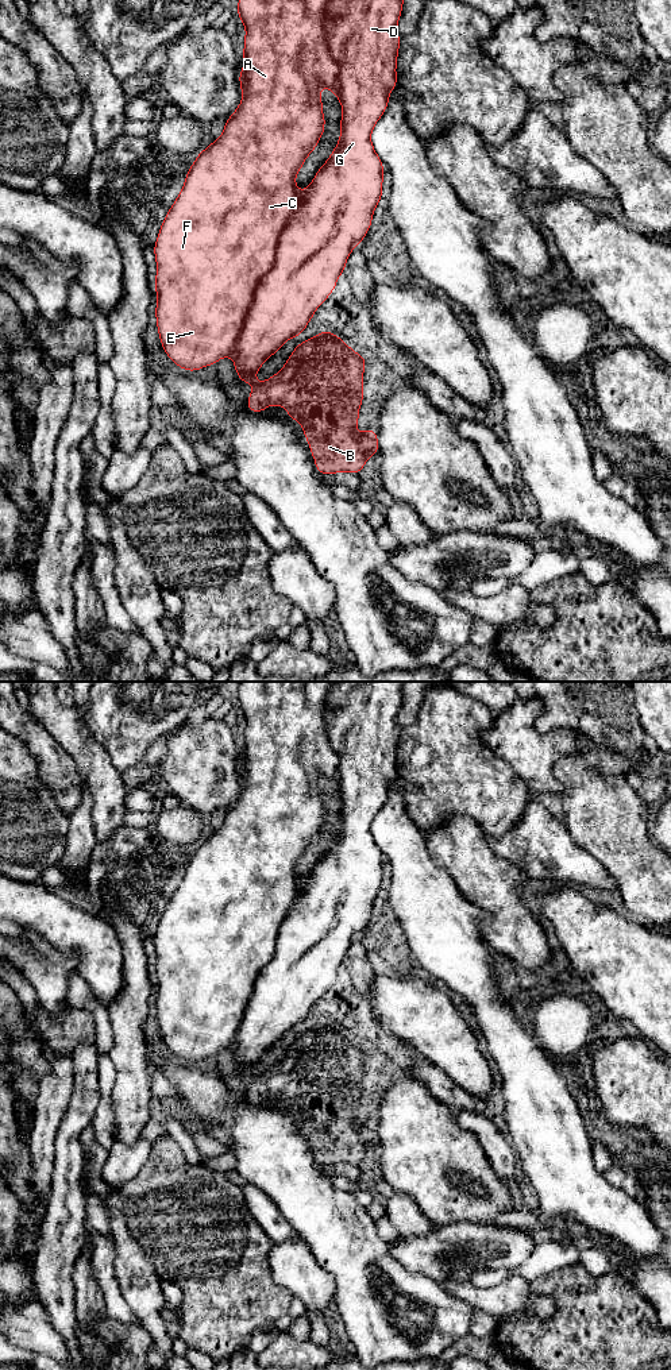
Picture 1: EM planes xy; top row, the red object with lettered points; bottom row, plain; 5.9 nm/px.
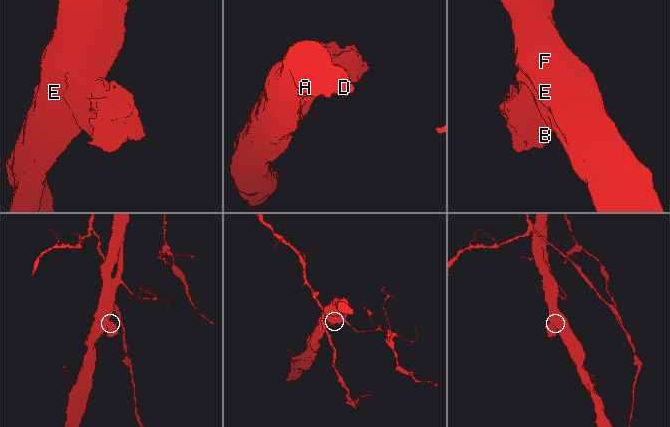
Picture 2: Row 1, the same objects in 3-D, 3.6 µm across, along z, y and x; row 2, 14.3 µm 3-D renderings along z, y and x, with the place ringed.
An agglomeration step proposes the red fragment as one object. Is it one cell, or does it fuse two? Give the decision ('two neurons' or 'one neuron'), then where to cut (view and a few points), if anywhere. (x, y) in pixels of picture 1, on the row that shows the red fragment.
two neurons | xy (254, 374), (240, 379)

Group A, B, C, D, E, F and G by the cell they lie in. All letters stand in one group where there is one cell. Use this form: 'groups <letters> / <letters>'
groups A C D E F G / B

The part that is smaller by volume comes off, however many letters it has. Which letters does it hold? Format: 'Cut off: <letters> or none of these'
Cut off: B

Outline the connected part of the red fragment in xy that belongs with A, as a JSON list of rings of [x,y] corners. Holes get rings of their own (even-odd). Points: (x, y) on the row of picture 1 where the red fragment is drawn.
[[[239,0],[238,16],[244,24],[244,49],[242,61],[244,67],[239,72],[242,101],[227,119],[221,136],[198,153],[192,163],[182,190],[166,213],[154,244],[157,262],[155,319],[159,340],[165,354],[173,363],[186,371],[197,371],[231,356],[239,379],[251,378],[262,364],[273,356],[289,339],[301,335],[312,320],[316,309],[329,297],[336,287],[338,278],[344,274],[344,267],[351,251],[362,243],[371,227],[373,213],[383,196],[383,171],[381,158],[371,143],[371,132],[385,113],[390,92],[397,86],[397,57],[401,38],[397,24],[402,12],[404,0]],[[321,86],[327,86],[342,104],[340,138],[332,154],[317,170],[311,185],[300,192],[296,175],[304,161],[317,147],[324,134],[325,117],[323,113]]]

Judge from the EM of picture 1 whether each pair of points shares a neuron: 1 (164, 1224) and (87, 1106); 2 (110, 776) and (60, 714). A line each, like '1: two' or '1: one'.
1: two
2: one

